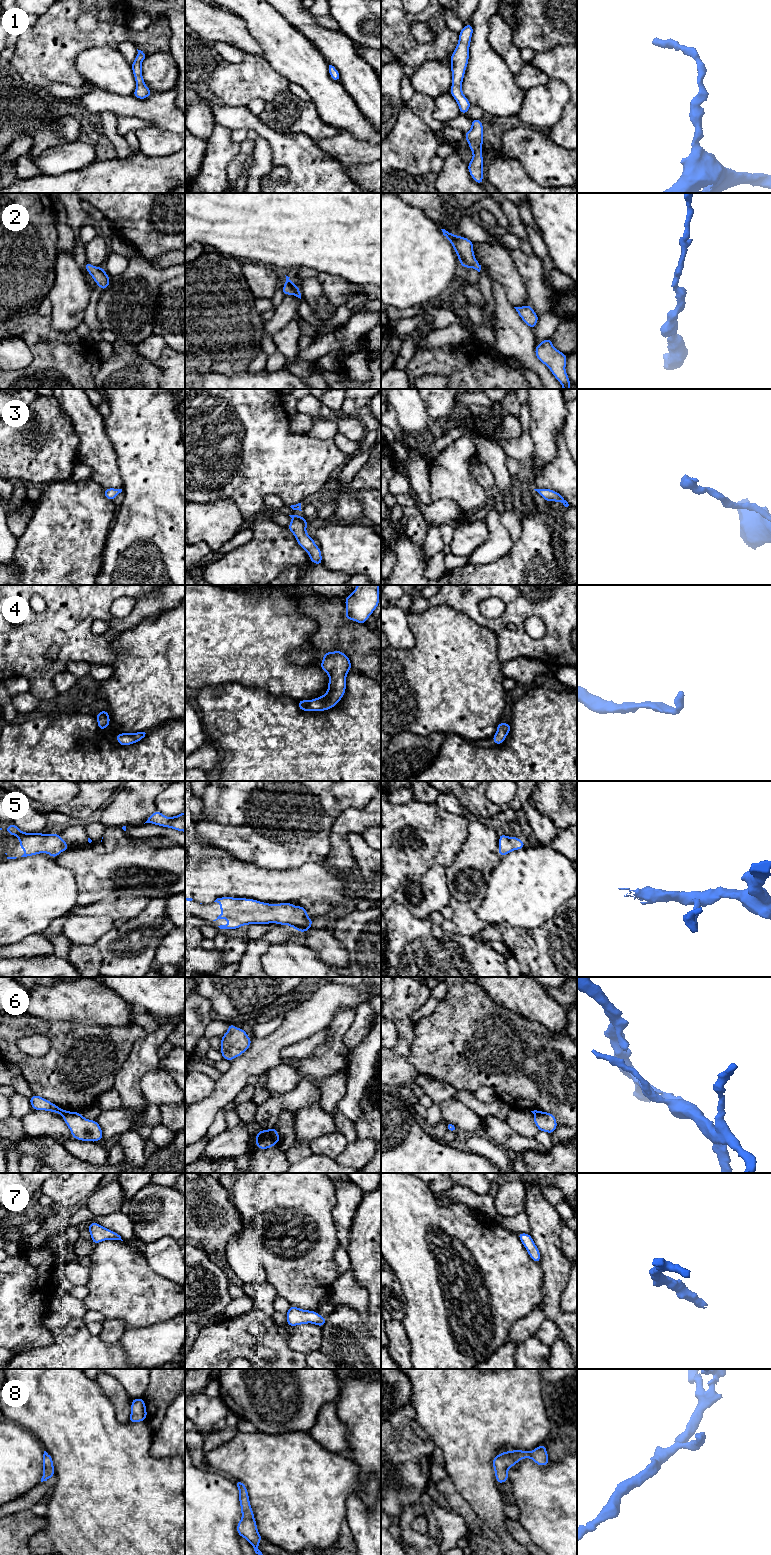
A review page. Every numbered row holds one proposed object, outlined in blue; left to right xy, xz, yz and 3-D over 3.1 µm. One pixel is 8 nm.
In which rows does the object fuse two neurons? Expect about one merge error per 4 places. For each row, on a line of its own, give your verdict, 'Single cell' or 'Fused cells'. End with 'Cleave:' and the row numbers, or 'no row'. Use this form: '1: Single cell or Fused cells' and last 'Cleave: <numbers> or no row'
1: Single cell
2: Single cell
3: Single cell
4: Single cell
5: Single cell
6: Fused cells
7: Single cell
8: Single cell
Cleave: 6

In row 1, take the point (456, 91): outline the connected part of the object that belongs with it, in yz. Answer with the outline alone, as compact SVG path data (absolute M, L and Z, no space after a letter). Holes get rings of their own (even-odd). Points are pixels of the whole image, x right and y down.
M472 24L465 25L459 32L458 44L451 55L451 72L452 72L452 87L449 90L450 94L459 105L460 113L466 115L470 106L469 100L464 96L462 91L462 82L465 75L465 69L469 60L469 48L471 37L473 35Z

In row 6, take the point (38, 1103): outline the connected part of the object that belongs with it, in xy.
M36 1094L29 1098L29 1101L33 1110L51 1111L57 1114L69 1113L68 1110L62 1110L59 1106Z

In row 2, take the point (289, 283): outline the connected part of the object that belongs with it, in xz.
M286 276L285 285L282 287L281 290L285 295L294 295L301 299L301 293L298 285L295 285L293 281L290 279L290 277L288 276Z

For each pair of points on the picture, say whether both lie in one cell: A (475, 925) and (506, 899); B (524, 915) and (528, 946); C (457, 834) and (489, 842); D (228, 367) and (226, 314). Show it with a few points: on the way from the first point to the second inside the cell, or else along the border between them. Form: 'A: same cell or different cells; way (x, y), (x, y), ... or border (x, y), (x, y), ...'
A: different cells; border (473, 908), (479, 918), (490, 924)
B: different cells; border (503, 922), (516, 927), (534, 929)
C: different cells; border (471, 819), (468, 825), (468, 836), (456, 857)
D: same cell; way (228, 354), (226, 327)

